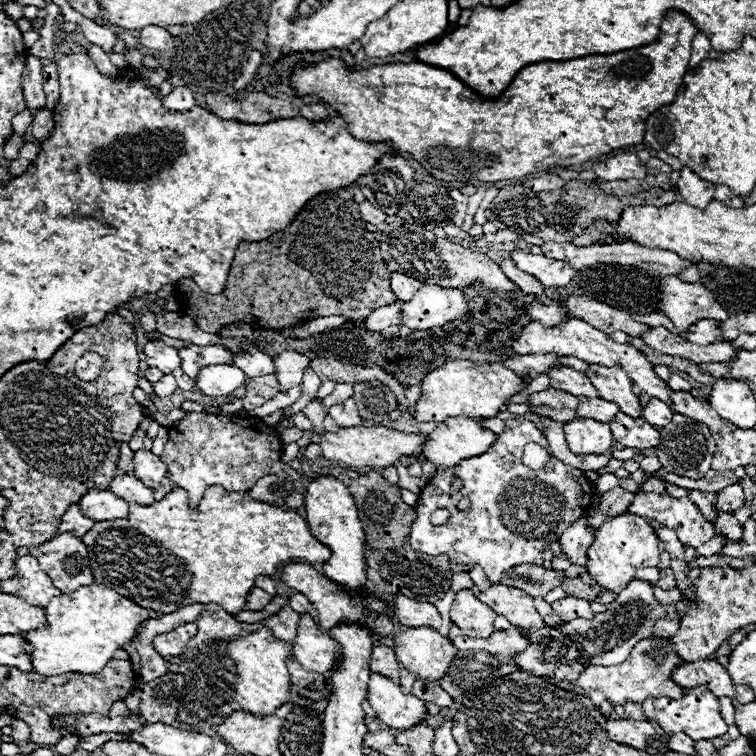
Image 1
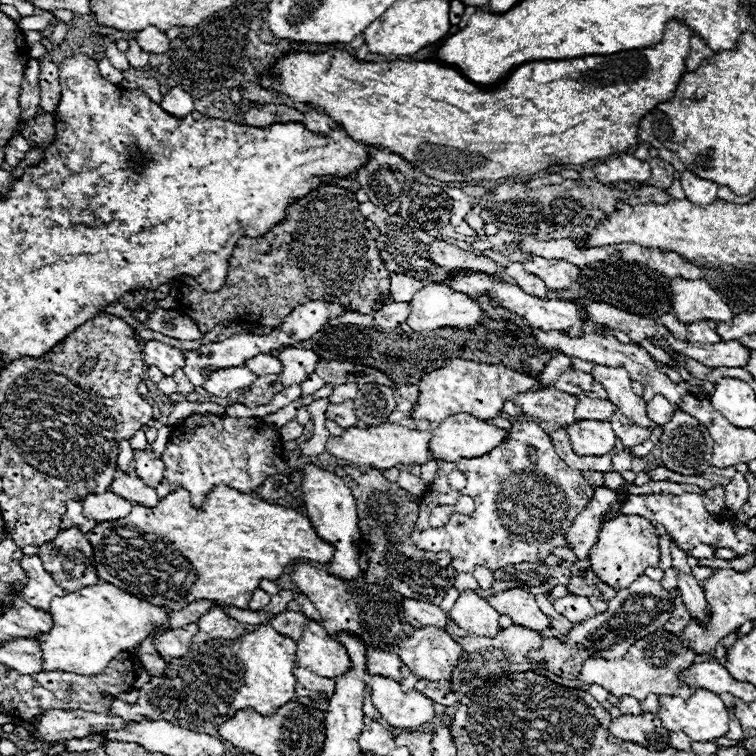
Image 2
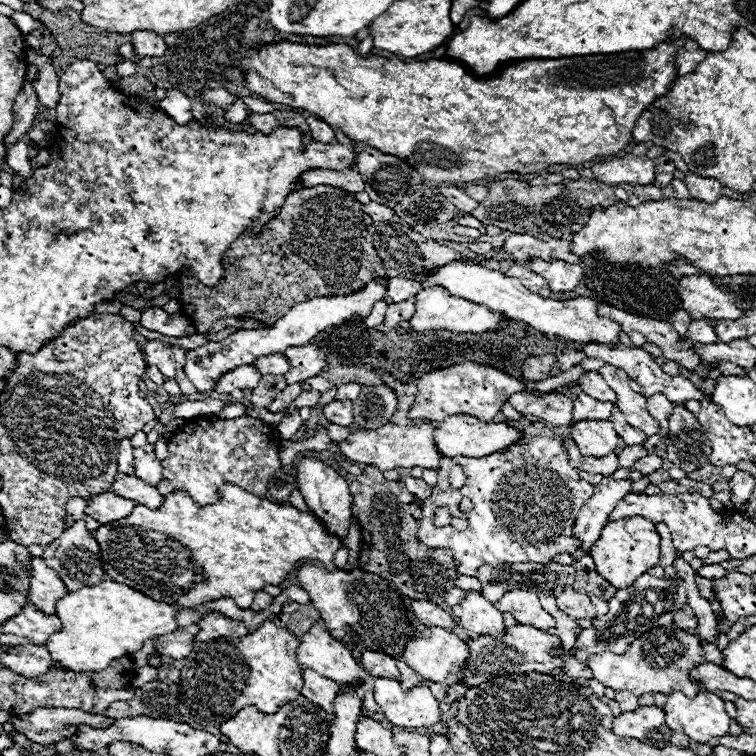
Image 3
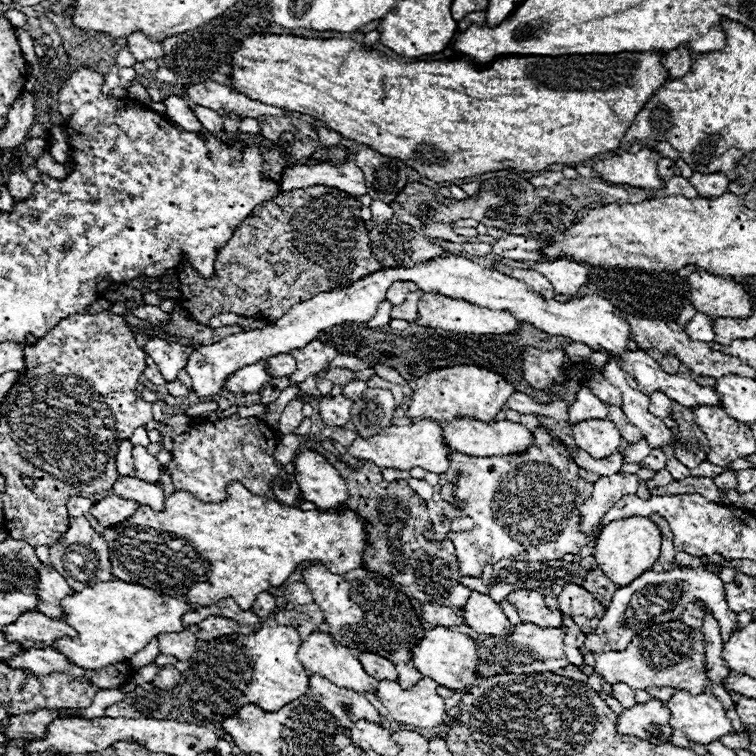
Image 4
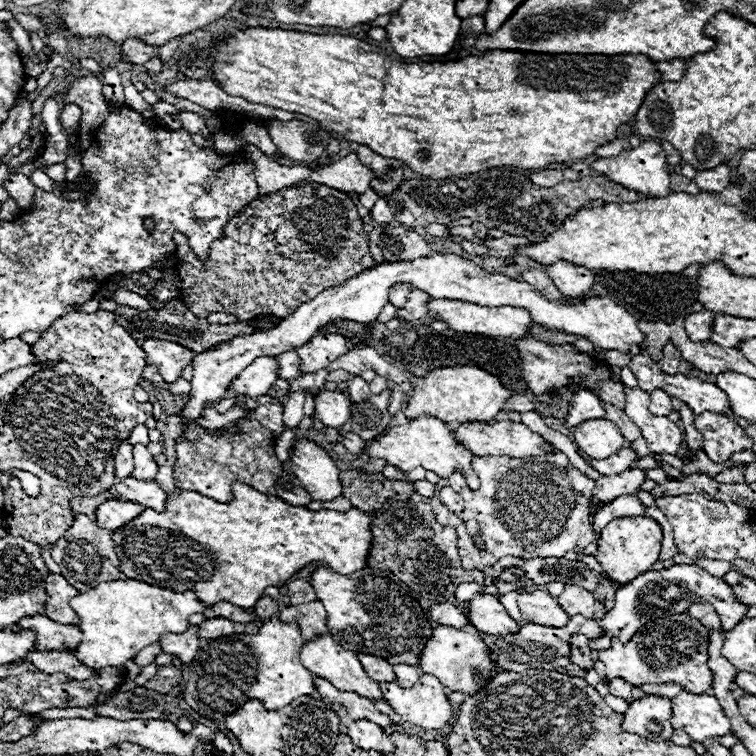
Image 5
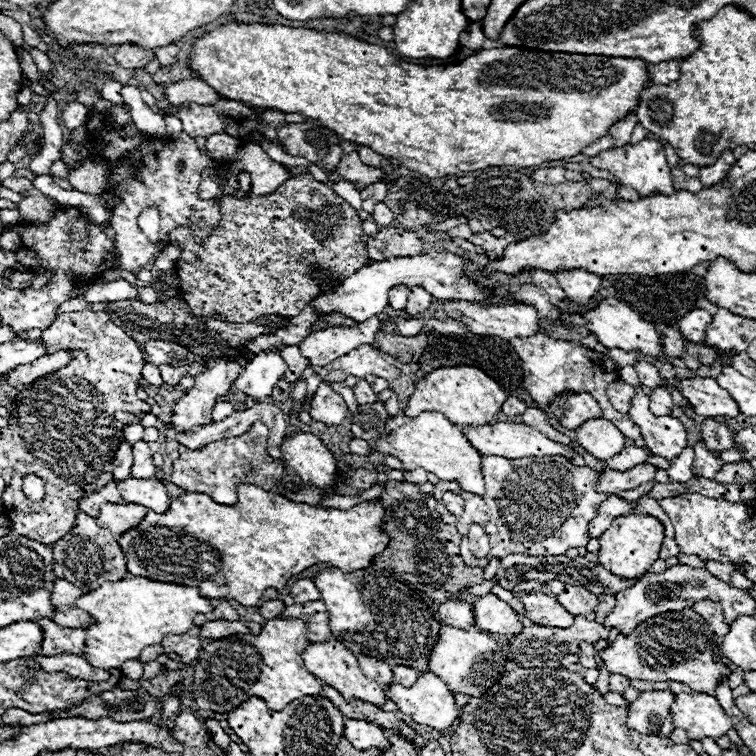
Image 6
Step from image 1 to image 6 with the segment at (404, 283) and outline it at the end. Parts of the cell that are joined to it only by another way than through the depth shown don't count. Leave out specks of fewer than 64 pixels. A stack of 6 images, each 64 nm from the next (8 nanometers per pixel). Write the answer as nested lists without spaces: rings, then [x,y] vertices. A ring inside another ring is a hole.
[[[394,286],[388,292],[388,302],[390,302],[392,310],[404,310],[406,300],[408,300],[408,294],[410,294],[410,288],[408,286]]]

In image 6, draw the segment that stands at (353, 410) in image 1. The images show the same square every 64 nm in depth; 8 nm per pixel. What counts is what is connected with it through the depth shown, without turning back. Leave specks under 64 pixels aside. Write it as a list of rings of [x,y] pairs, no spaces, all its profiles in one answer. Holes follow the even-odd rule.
[[[322,382],[318,386],[318,390],[312,396],[312,404],[310,406],[312,406],[310,408],[312,420],[324,422],[328,426],[336,426],[348,416],[346,402],[342,400],[342,396],[338,392],[332,390],[332,386],[328,382]]]

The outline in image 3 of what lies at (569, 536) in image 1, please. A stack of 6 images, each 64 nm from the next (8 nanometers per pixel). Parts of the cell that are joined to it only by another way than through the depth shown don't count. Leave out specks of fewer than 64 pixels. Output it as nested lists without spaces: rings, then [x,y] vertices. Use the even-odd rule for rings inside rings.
[[[604,476],[600,484],[594,486],[592,498],[580,508],[574,534],[582,540],[582,550],[590,550],[590,546],[600,538],[600,530],[608,522],[608,514],[614,506],[624,498],[624,494],[632,492],[632,480],[616,480],[612,476]]]

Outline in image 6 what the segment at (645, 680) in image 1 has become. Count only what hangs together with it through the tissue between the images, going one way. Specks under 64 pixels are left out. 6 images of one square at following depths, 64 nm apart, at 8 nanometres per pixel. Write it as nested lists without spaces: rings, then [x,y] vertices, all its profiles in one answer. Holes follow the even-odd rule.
[[[688,606],[686,610],[648,618],[648,622],[640,622],[640,626],[636,626],[628,636],[616,636],[614,644],[600,652],[600,658],[608,666],[610,674],[624,674],[630,680],[676,680],[688,684],[696,692],[712,694],[722,678],[732,674],[736,668],[724,656],[714,660],[714,644],[716,634],[710,624],[692,606]]]

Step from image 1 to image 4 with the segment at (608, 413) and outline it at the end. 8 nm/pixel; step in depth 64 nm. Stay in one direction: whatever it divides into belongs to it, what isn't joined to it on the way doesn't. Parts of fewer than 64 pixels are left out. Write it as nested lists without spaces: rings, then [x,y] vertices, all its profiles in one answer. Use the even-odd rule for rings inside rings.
[[[582,386],[578,390],[576,400],[572,402],[568,414],[570,414],[568,424],[588,419],[606,419],[606,416],[608,416],[608,404],[602,402],[600,398],[596,398],[586,386]]]

